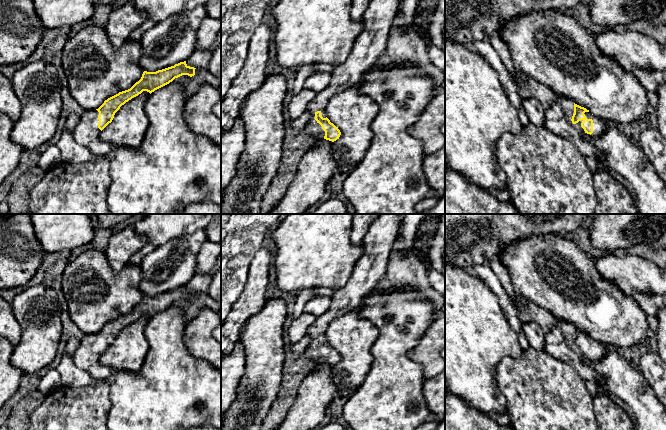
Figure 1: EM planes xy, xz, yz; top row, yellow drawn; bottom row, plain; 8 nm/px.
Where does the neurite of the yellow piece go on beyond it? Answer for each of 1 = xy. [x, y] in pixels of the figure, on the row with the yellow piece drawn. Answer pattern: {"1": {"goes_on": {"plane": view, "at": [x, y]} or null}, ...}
{"1": {"goes_on": {"plane": "xy", "at": [86, 133]}}}

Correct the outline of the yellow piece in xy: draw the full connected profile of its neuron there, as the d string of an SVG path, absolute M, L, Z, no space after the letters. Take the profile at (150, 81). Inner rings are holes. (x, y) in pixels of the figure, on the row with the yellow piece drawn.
M184 61L156 72L144 71L141 79L130 89L108 98L96 110L82 112L80 121L72 132L75 141L86 147L94 156L110 156L113 146L104 142L100 133L112 122L120 107L143 91L151 94L182 75L194 76L195 69Z

